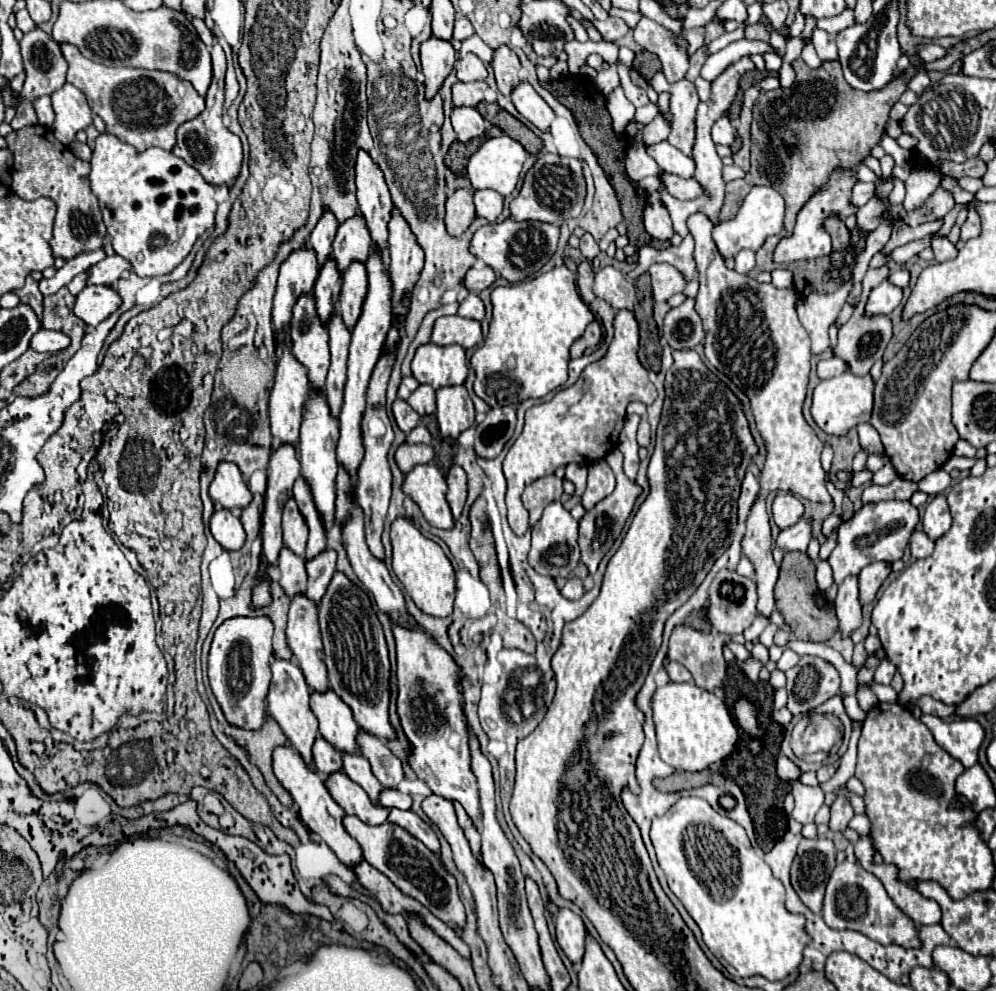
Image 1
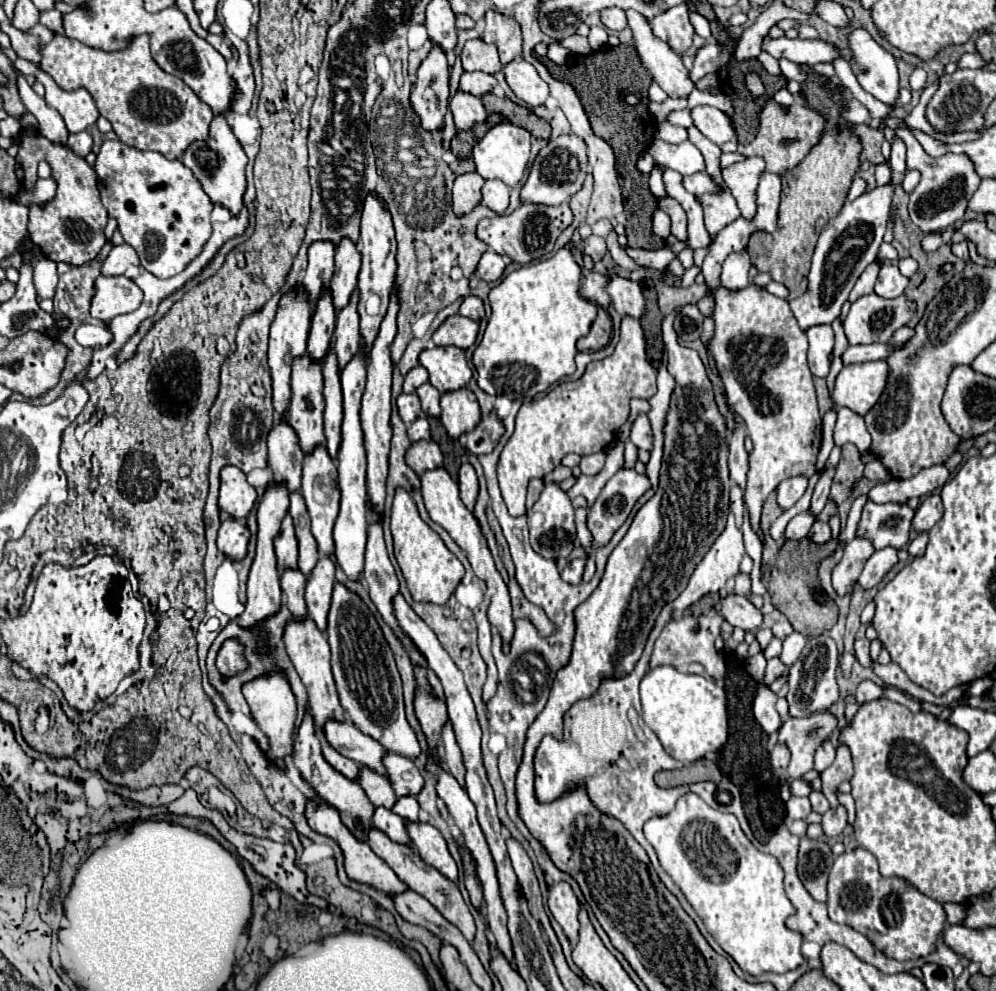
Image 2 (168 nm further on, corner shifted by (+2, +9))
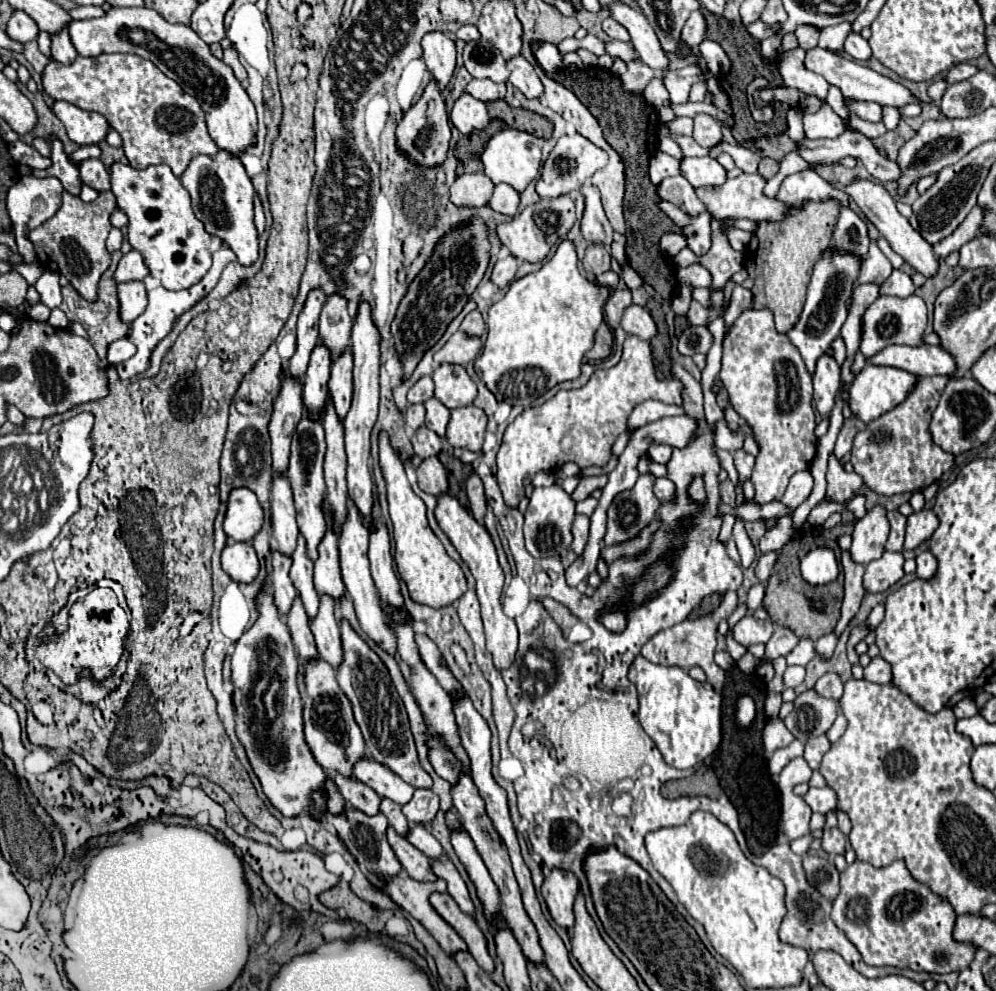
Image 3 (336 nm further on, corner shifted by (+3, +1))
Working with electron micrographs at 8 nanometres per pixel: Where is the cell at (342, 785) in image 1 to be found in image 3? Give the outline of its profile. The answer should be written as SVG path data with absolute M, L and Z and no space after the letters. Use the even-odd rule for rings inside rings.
M389 827L387 831L387 839L389 845L393 847L397 859L401 861L403 869L407 871L407 875L415 881L437 881L437 875L431 869L431 861L429 857L425 857L425 853L421 853L419 849L415 849L405 837L397 835L393 827Z

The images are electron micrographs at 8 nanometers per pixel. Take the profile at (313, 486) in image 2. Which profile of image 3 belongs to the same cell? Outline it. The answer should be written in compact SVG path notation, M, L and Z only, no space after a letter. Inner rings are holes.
M331 527L319 545L319 559L315 561L315 589L319 595L329 595L335 601L341 601L345 595L345 585L341 581L339 569L337 535Z

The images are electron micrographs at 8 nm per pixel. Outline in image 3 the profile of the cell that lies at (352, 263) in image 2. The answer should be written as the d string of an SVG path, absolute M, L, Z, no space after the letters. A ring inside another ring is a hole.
M333 295L327 299L325 309L321 311L319 323L319 339L329 349L331 359L337 359L349 349L353 319L347 313L347 301L341 295Z

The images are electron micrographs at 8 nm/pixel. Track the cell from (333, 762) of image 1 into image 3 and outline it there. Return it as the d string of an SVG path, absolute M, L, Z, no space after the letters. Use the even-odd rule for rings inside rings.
M335 775L335 785L339 787L339 791L343 793L345 801L353 807L363 811L365 815L377 815L379 813L379 805L381 805L381 797L377 793L373 793L373 789L369 789L365 783L357 781L357 779L347 779L343 775Z

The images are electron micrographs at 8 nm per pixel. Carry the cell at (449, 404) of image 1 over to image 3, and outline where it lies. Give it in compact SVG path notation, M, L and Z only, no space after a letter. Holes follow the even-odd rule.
M469 405L451 411L447 425L447 441L451 447L465 447L469 451L481 451L487 427L487 415L483 409Z

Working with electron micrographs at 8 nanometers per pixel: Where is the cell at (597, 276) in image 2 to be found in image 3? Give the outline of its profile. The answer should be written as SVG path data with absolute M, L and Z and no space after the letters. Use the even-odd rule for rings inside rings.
M615 289L615 291L611 291L611 295L609 295L607 303L605 303L605 319L607 319L605 323L607 323L611 329L619 327L621 313L623 313L629 305L631 305L631 291L629 291L629 289L623 289L623 291Z

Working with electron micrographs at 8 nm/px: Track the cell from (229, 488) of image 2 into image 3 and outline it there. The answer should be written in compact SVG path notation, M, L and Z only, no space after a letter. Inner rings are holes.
M233 489L227 505L223 531L233 541L251 541L263 527L263 509L253 491Z

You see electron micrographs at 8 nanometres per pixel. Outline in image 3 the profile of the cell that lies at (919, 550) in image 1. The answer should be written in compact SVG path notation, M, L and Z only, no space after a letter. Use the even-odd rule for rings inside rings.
M923 551L917 557L917 577L919 579L929 579L937 571L937 559L933 557L931 551Z

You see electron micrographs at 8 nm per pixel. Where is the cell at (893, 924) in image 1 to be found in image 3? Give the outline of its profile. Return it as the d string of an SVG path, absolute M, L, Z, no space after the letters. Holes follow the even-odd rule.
M855 861L841 873L841 891L833 901L831 919L835 925L847 935L847 939L857 947L863 961L867 965L891 965L891 967L909 967L913 971L927 971L927 973L953 973L965 969L969 961L973 961L977 947L969 943L959 943L953 939L953 927L957 913L943 897L937 897L927 885L915 881L905 867L903 861L893 861L887 867L875 869L865 861Z

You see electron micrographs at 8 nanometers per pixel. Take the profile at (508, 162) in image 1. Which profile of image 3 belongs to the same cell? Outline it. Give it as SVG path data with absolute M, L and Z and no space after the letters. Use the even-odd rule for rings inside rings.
M503 129L497 135L493 135L481 155L481 161L485 165L485 175L493 183L509 183L519 193L525 191L525 187L537 177L541 167L541 139L527 131L517 129Z

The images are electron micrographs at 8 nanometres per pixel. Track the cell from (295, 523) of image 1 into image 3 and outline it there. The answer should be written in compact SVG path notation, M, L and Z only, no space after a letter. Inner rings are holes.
M273 553L273 571L269 575L271 581L271 593L273 593L273 605L279 609L279 615L285 617L293 605L293 599L297 597L297 591L289 579L291 559L283 557L281 553Z

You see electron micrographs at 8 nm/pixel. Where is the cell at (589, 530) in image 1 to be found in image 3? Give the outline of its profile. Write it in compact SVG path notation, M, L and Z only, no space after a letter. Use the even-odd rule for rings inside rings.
M643 473L639 475L633 489L615 497L611 509L607 511L609 525L605 533L605 545L619 545L631 537L637 537L639 531L649 525L661 505L659 501L655 503L655 499L649 495L653 493L653 485L655 475Z

